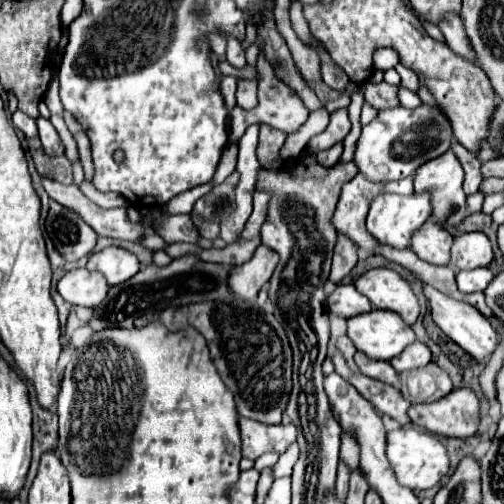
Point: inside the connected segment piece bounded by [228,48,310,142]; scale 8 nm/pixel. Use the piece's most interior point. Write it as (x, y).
(278, 107)

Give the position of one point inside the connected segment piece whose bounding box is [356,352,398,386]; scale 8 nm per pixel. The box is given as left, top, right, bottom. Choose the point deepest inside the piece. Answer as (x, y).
(382, 371)

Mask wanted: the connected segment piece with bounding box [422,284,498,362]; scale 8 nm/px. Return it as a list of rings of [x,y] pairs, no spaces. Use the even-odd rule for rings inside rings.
[[[422,284],[422,290],[424,290],[424,296],[428,298],[430,302],[430,308],[432,308],[432,318],[434,322],[440,326],[440,330],[450,336],[462,350],[466,350],[472,358],[476,358],[478,362],[486,360],[488,356],[492,356],[492,352],[496,350],[498,346],[498,334],[496,330],[490,326],[490,322],[470,304],[464,304],[464,302],[458,302],[438,290],[434,290],[430,284]]]

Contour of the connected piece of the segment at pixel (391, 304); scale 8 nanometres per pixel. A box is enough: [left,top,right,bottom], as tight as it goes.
[356,268,420,326]

